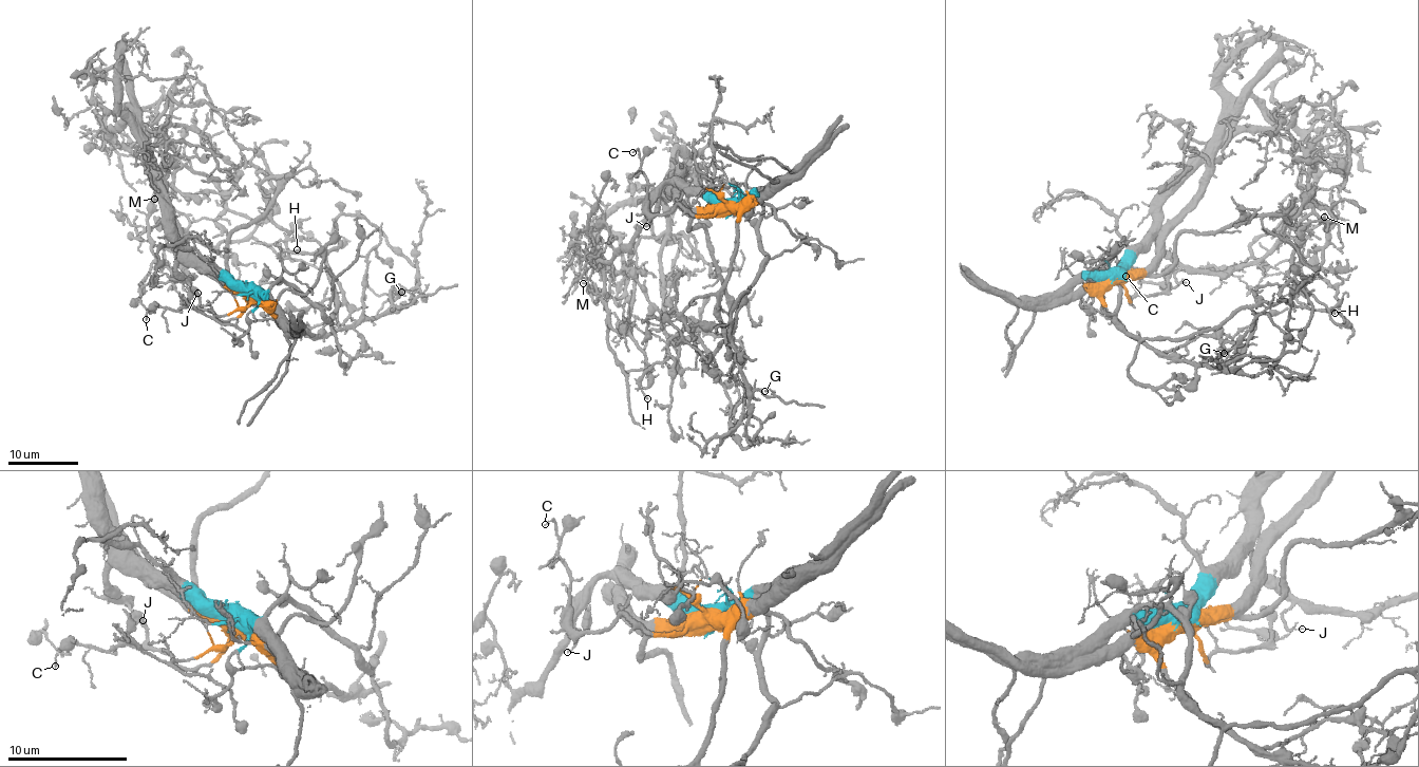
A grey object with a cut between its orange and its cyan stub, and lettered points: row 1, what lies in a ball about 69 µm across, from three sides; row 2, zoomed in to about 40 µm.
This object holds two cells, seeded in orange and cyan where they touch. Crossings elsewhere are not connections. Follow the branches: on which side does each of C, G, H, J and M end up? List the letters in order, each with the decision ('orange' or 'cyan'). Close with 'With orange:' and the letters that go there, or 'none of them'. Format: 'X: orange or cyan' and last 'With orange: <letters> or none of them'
C: orange
G: orange
H: orange
J: cyan
M: cyan
With orange: C, G, H

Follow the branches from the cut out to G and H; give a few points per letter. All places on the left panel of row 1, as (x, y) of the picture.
G: (251, 292), (281, 321), (324, 336), (413, 300), (408, 292), (401, 292)
H: (251, 292), (228, 285), (227, 246), (292, 170), (260, 184), (288, 232), (283, 258), (297, 249)

